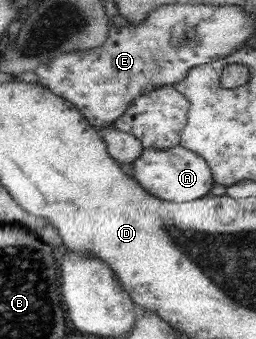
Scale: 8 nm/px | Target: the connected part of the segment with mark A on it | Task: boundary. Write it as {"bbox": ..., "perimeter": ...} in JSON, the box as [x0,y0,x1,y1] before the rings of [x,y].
{"bbox":[131,144,213,203],"perimeter":[[[179,144],[167,149],[143,148],[131,162],[132,179],[149,195],[157,199],[181,203],[199,199],[209,193],[213,181],[211,170],[199,155],[181,147]]]}

